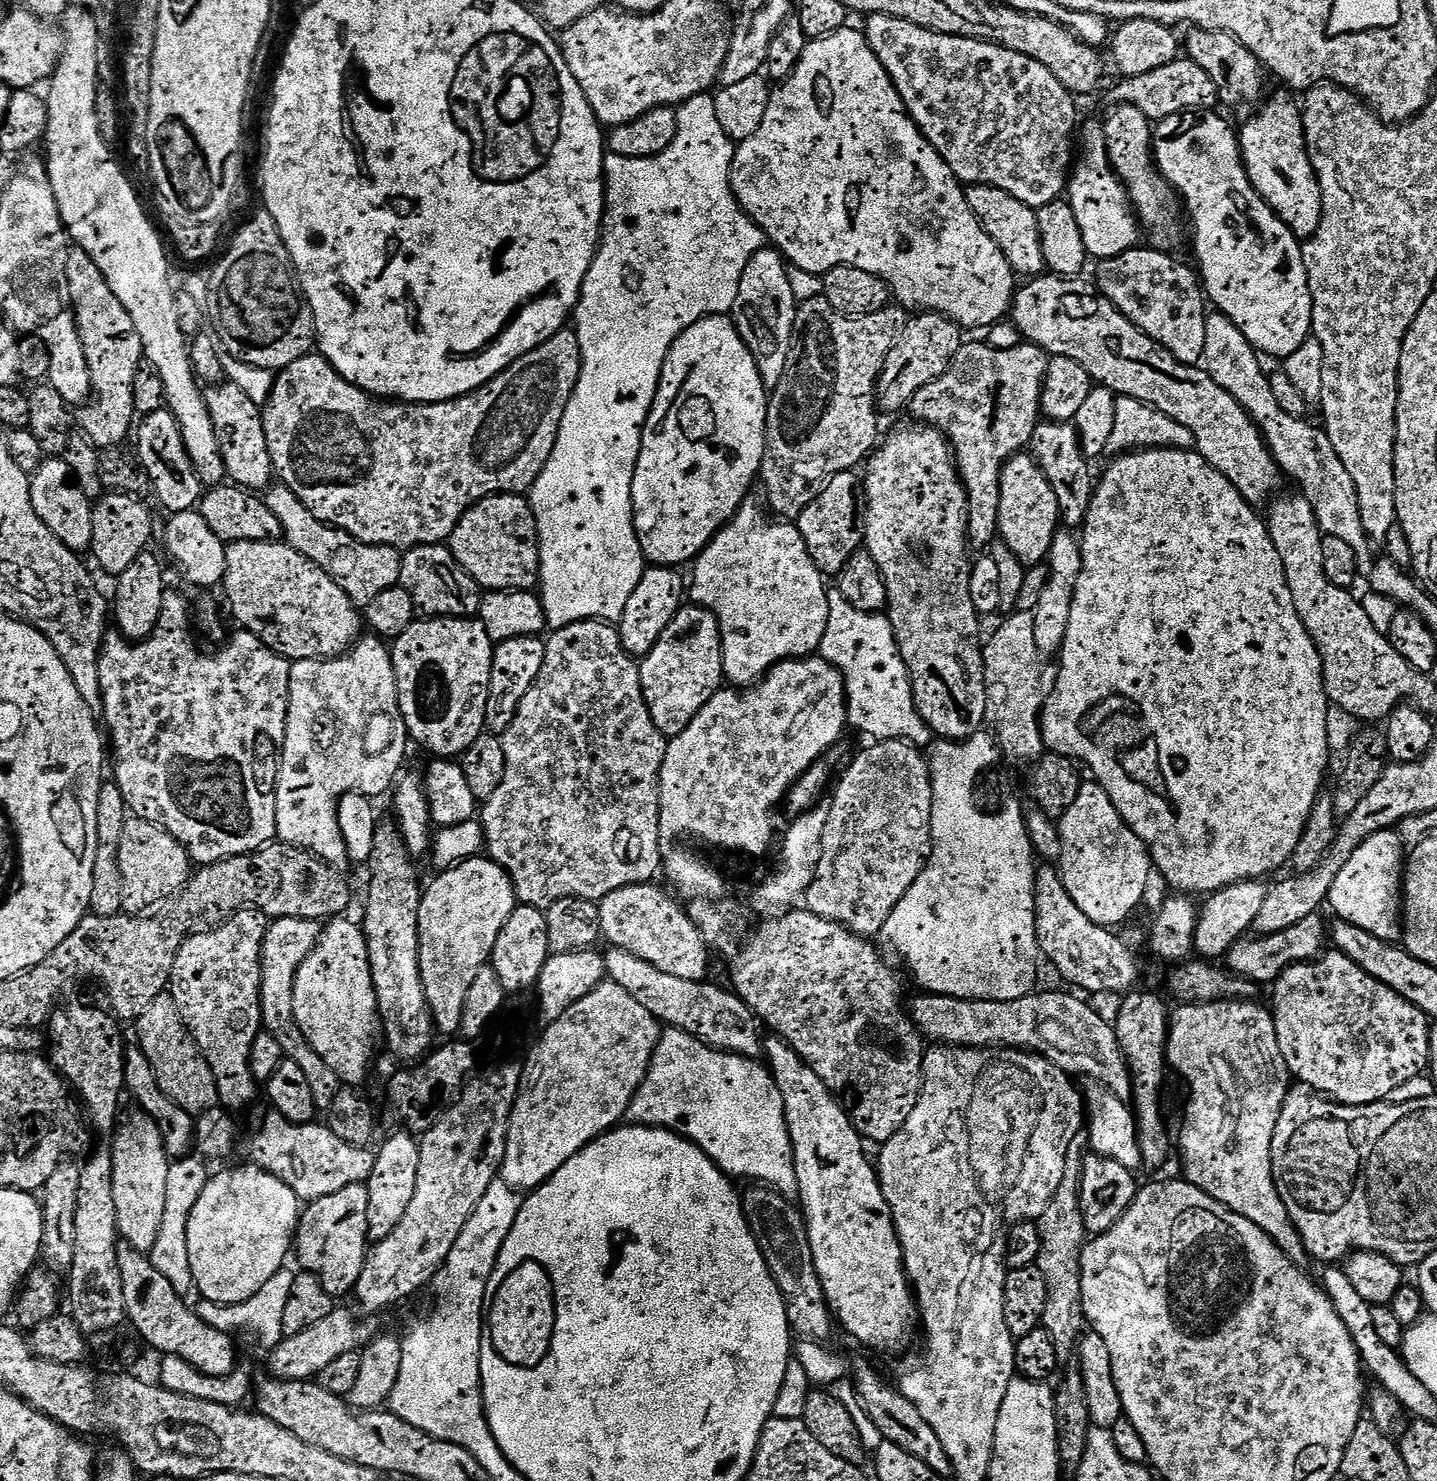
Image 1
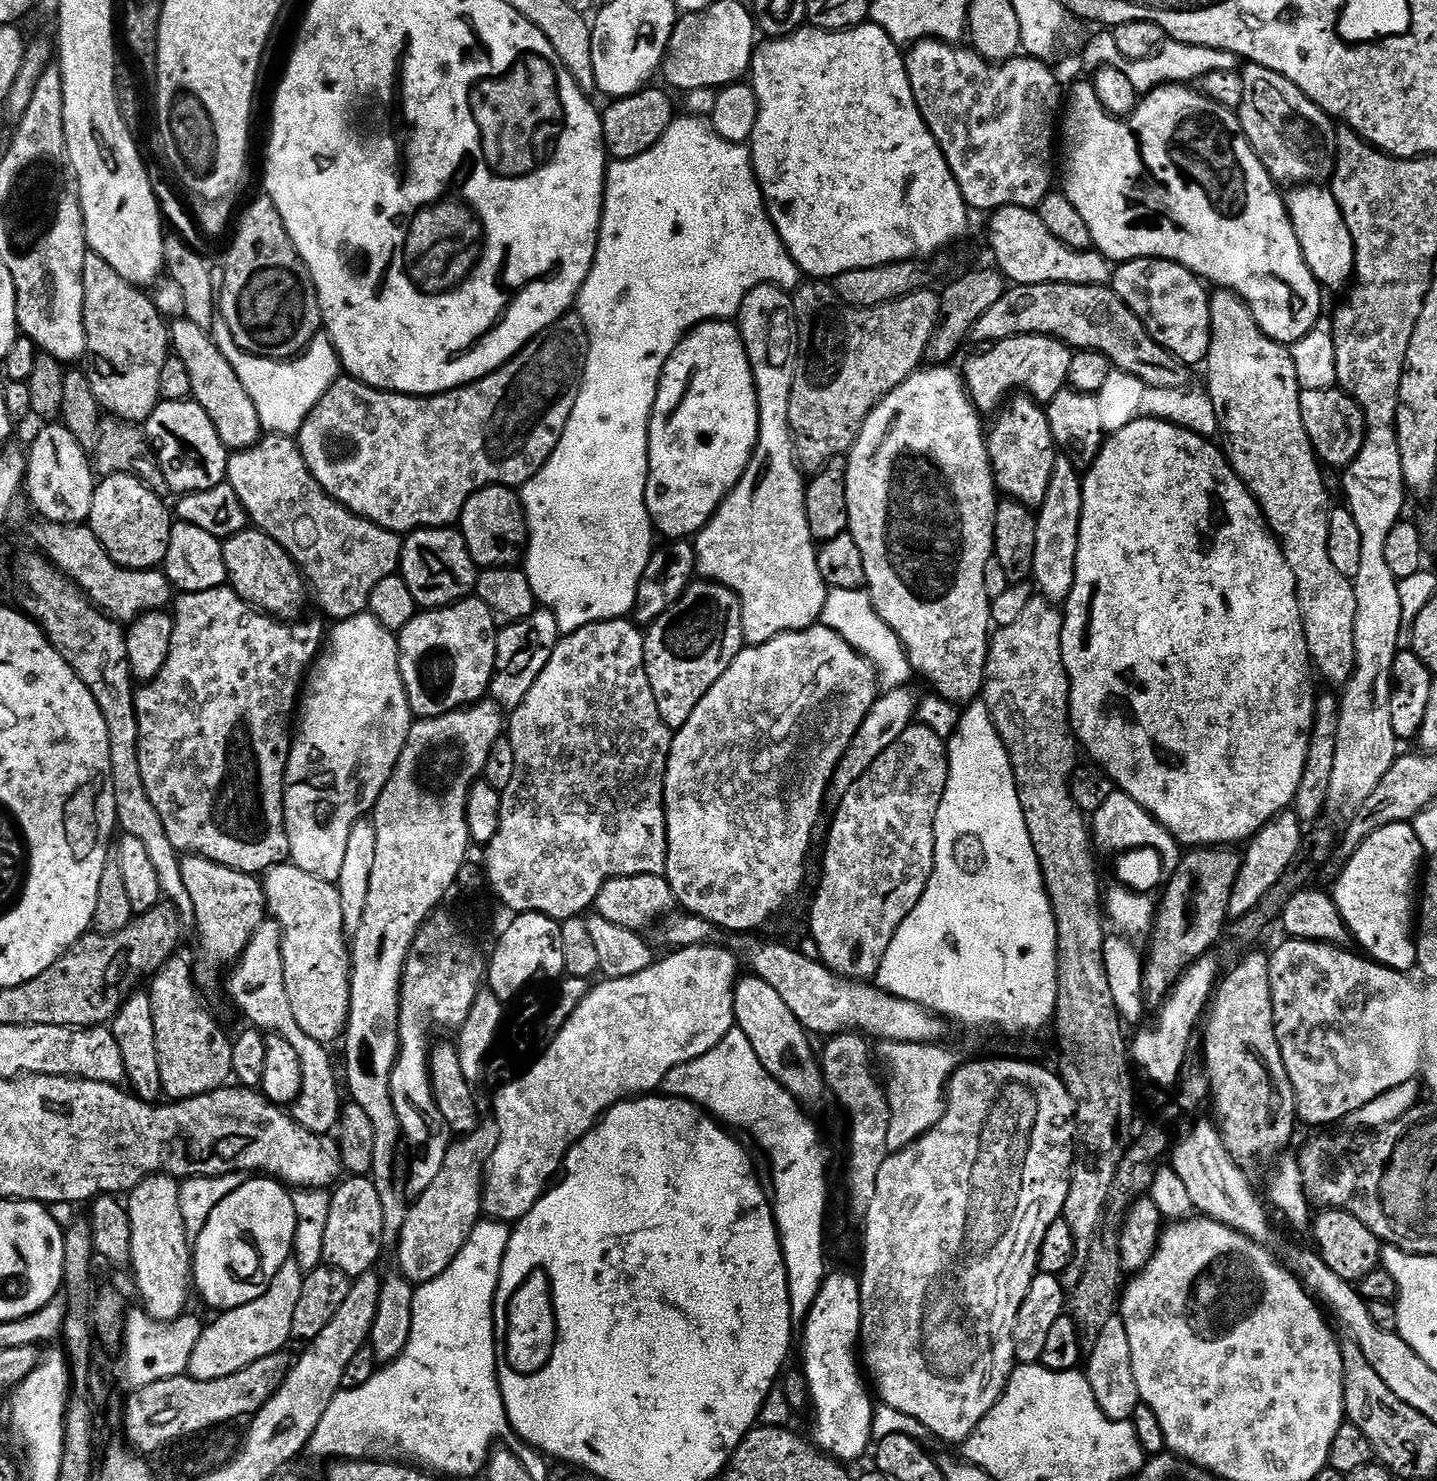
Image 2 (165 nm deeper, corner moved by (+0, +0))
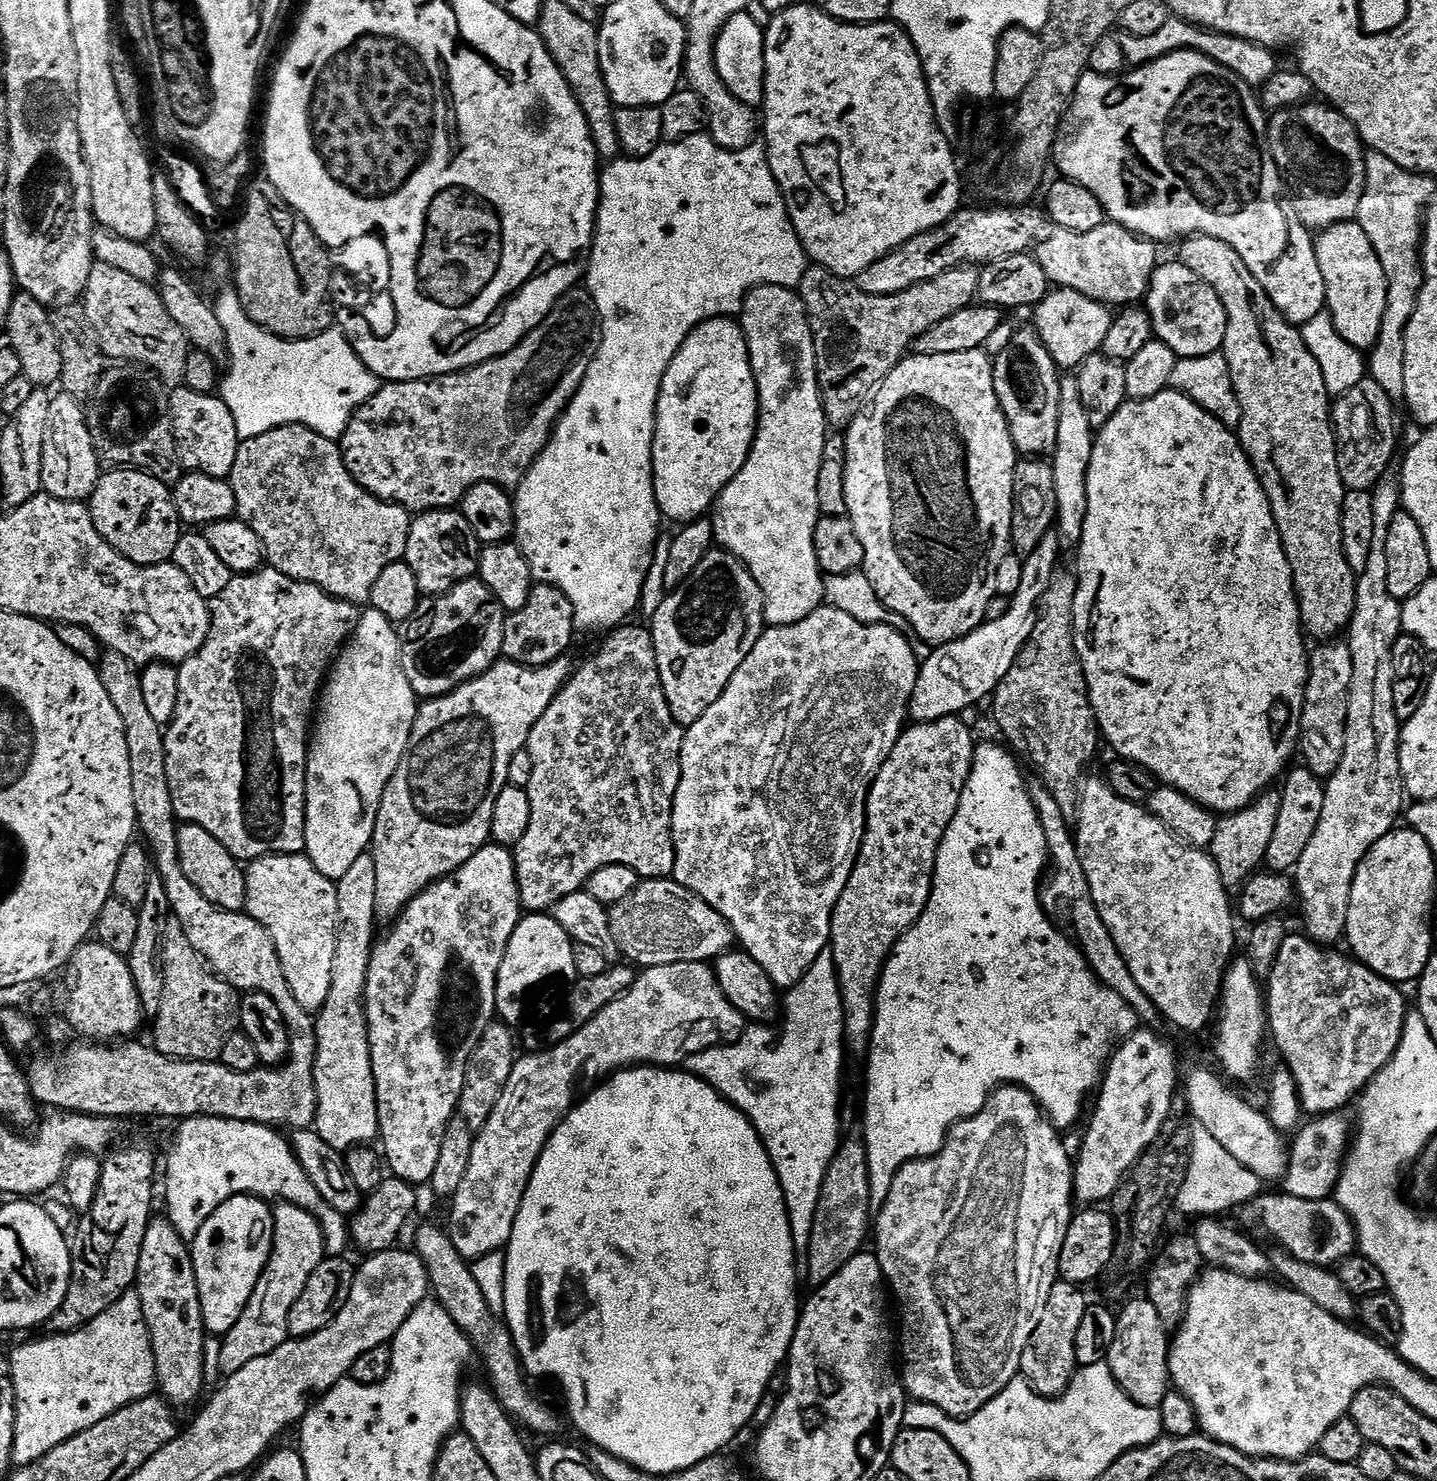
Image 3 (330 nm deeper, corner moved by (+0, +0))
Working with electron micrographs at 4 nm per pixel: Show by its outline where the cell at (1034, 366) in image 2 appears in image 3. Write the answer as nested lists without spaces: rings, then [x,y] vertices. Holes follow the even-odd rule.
[[[1056,288],[1035,305],[1036,325],[1034,331],[1042,346],[1050,354],[1057,369],[1075,370],[1086,358],[1097,355],[1104,347],[1104,339],[1114,319],[1109,305],[1100,304],[1086,294],[1078,294],[1069,288]]]

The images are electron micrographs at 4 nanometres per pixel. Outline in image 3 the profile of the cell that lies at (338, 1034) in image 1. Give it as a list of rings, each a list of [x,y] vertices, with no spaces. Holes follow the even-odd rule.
[[[273,854],[251,861],[246,868],[246,911],[270,934],[282,962],[282,974],[298,998],[298,1006],[309,1014],[319,1013],[330,994],[330,982],[334,970],[334,946],[336,945],[336,915],[338,894],[336,884],[323,876],[304,854]]]

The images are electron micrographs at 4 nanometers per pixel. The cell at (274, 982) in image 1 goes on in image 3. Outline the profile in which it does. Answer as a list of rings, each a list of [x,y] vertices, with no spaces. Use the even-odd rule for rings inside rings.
[[[105,651],[104,661],[99,661],[98,671],[110,702],[122,717],[126,730],[126,746],[130,750],[130,778],[134,786],[134,810],[139,835],[144,835],[152,856],[156,859],[155,875],[165,884],[166,898],[169,899],[171,915],[175,923],[186,934],[190,946],[203,958],[204,963],[220,976],[231,988],[240,994],[259,994],[268,996],[282,1010],[284,1021],[289,1028],[296,1020],[298,998],[282,974],[282,962],[270,934],[247,911],[226,912],[214,906],[186,878],[182,862],[178,858],[178,821],[174,804],[167,786],[166,764],[164,762],[164,732],[162,725],[154,722],[150,709],[146,707],[146,697],[142,694],[142,682],[137,665],[122,654]]]

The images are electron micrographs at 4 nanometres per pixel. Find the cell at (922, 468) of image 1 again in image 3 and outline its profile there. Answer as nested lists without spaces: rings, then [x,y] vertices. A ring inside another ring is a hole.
[[[974,348],[960,354],[909,355],[876,385],[870,396],[872,405],[865,412],[860,410],[853,415],[852,423],[847,425],[844,436],[844,497],[848,507],[846,515],[854,526],[854,534],[858,534],[858,542],[862,542],[862,571],[873,587],[874,594],[887,606],[889,613],[893,617],[901,616],[931,646],[961,640],[979,624],[985,623],[988,604],[998,592],[996,575],[1000,572],[1000,563],[1003,562],[1004,555],[1009,555],[1012,543],[1012,471],[1016,469],[1018,453],[1010,438],[998,394],[994,390],[992,360],[986,353],[987,351]]]

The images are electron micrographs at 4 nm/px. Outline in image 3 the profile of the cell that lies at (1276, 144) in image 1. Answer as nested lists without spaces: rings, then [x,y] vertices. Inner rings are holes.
[[[1359,222],[1335,224],[1323,229],[1315,237],[1314,243],[1318,266],[1322,270],[1326,311],[1331,316],[1338,334],[1342,334],[1342,338],[1346,338],[1346,342],[1350,342],[1350,346],[1361,350],[1371,350],[1380,336],[1382,318],[1388,305],[1388,279],[1382,270],[1382,262],[1374,250],[1374,246],[1370,246],[1370,238],[1366,238],[1366,230],[1362,230]]]

